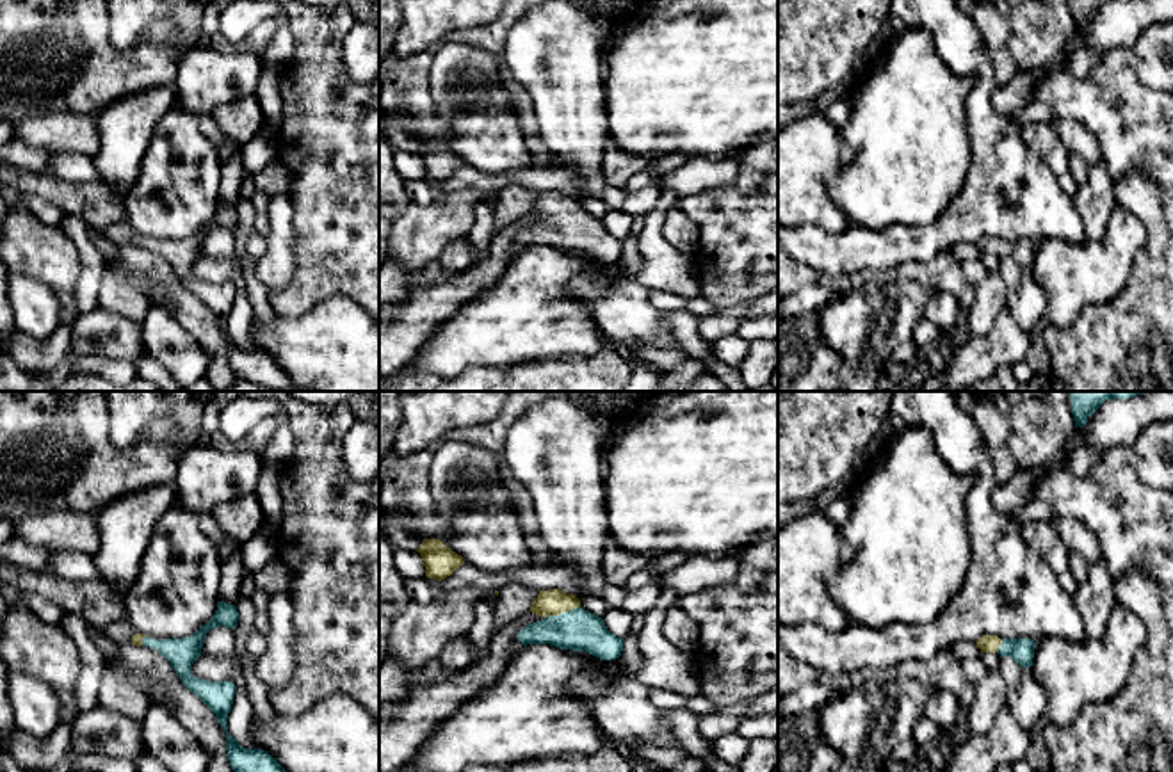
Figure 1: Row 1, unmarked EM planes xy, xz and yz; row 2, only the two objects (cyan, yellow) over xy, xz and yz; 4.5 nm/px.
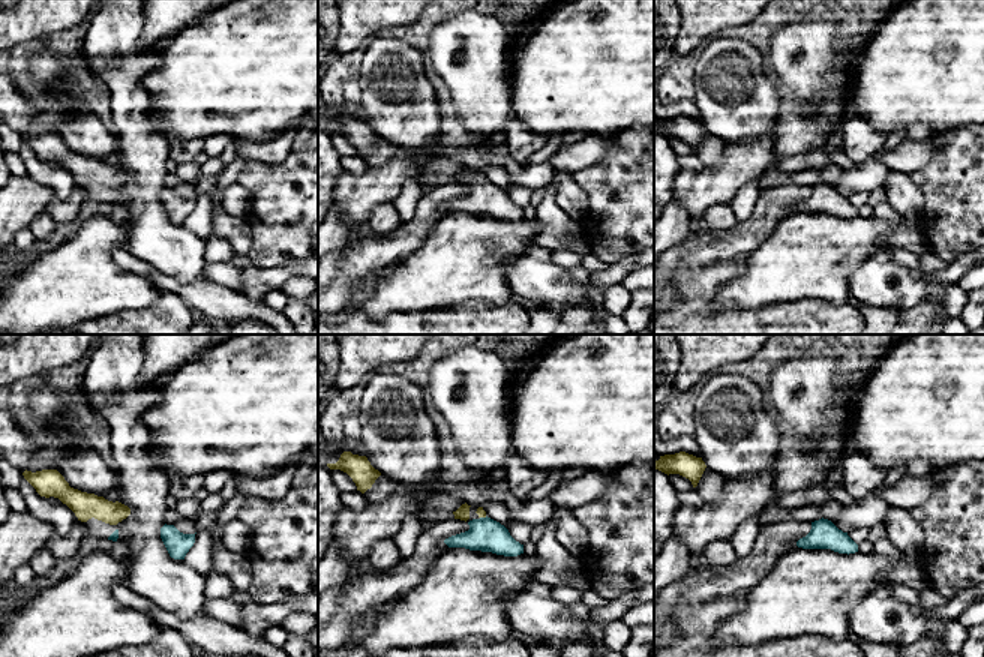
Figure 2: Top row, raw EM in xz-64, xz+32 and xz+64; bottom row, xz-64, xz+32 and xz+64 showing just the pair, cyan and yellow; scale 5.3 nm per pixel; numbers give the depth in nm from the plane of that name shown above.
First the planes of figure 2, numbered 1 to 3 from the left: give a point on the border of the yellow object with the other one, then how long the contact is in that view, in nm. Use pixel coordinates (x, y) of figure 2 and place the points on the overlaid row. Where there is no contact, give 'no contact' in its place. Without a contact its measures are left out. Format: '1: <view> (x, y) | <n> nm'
1: no contact
2: xz+32 (483, 518) | 40 nm
3: no contact

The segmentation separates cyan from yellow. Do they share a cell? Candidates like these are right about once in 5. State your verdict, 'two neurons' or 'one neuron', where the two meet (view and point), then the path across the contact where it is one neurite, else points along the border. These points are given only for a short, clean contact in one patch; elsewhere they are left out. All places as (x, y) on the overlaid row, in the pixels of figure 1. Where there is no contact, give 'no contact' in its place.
one neuron | xz (563, 612) | across xz (579, 630), (563, 612), (552, 602)

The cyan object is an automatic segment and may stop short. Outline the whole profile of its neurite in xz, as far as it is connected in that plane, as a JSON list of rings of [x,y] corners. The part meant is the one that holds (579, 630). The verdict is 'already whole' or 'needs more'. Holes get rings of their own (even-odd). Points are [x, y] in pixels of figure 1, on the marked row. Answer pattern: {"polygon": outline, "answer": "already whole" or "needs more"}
{"polygon": [[[561,589],[539,591],[529,612],[541,619],[518,631],[523,646],[550,644],[586,651],[600,660],[621,656],[623,639],[611,633],[602,617],[584,610],[573,594]]], "answer": "needs more"}

